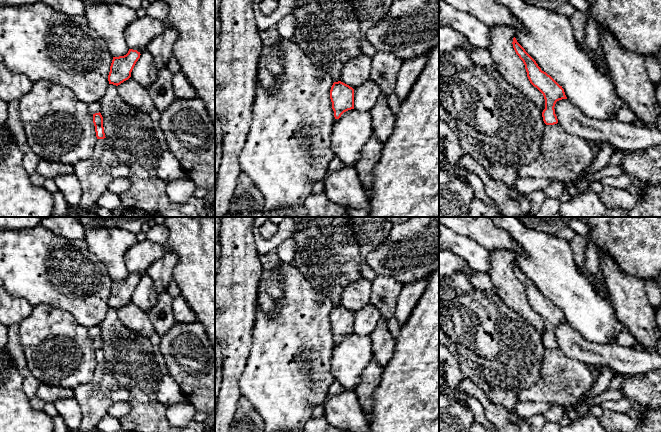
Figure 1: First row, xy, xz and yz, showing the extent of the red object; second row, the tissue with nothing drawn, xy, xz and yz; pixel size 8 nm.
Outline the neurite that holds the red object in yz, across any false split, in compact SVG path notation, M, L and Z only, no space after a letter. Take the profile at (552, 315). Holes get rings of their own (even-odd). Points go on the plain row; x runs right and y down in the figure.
M515 261L512 268L516 278L525 289L530 307L544 320L545 333L542 336L544 347L546 349L557 348L558 343L554 331L557 325L567 323L564 313L550 299L541 294L536 285L517 266Z

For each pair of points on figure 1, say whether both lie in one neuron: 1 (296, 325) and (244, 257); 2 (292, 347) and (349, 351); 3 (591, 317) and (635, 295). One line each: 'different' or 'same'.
1: different
2: different
3: different

